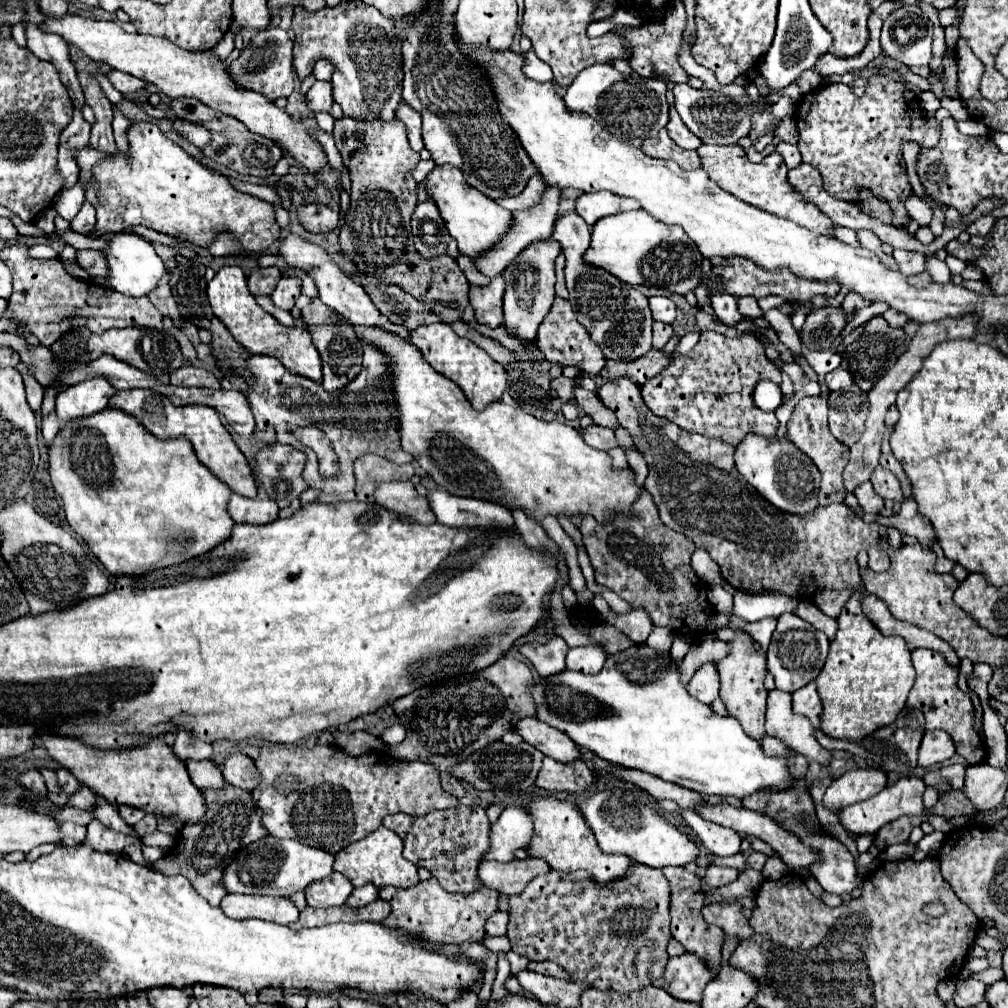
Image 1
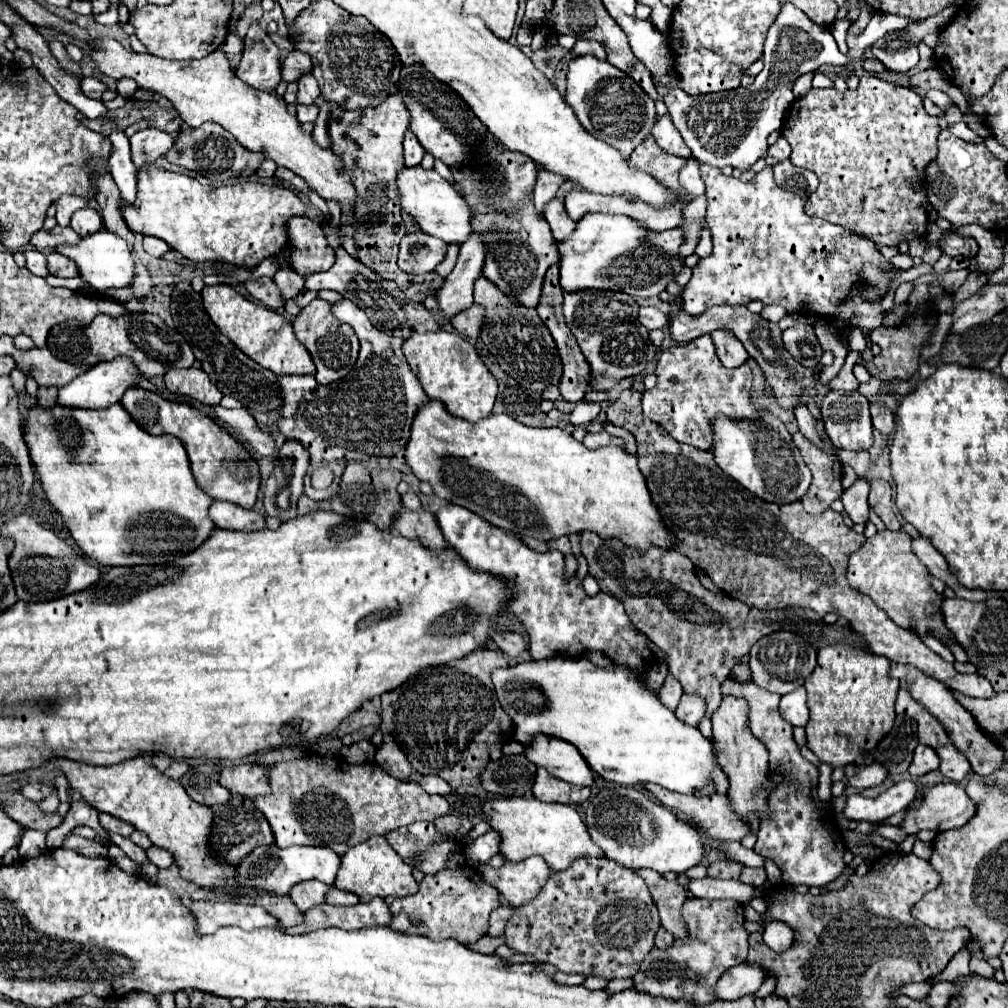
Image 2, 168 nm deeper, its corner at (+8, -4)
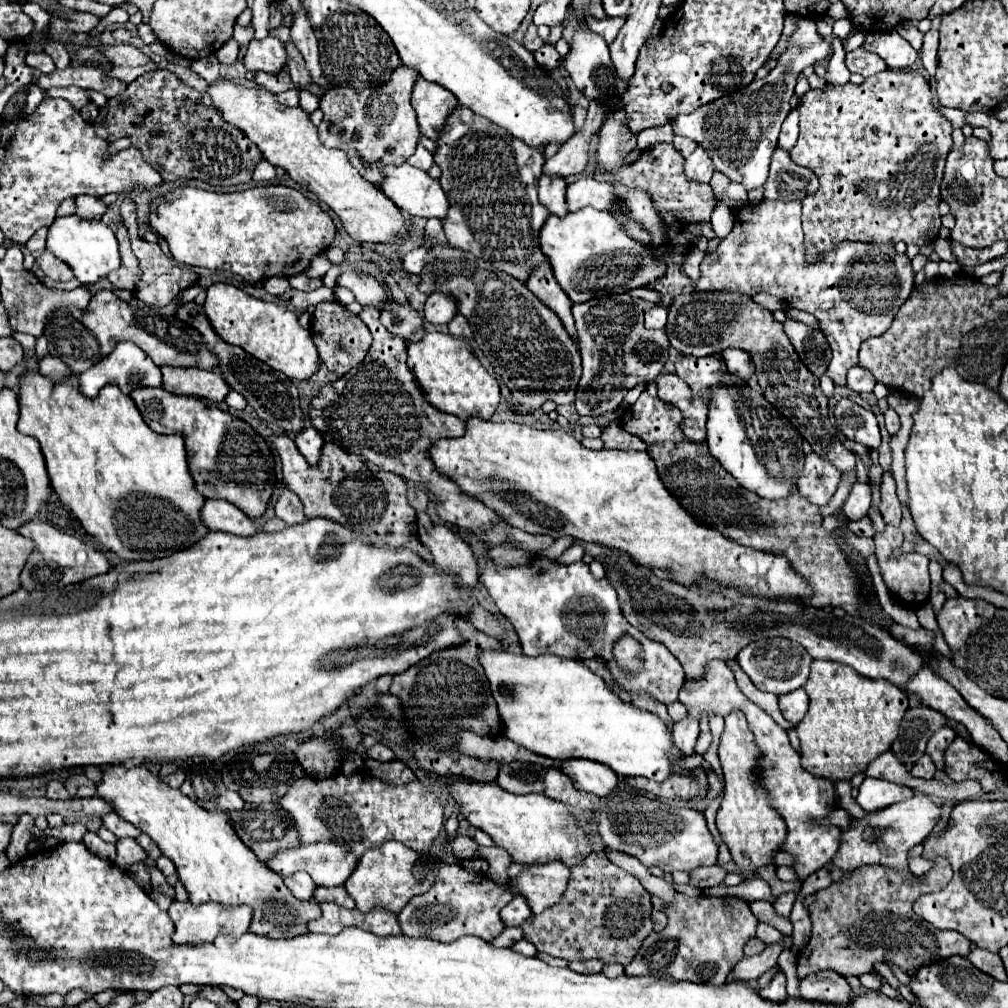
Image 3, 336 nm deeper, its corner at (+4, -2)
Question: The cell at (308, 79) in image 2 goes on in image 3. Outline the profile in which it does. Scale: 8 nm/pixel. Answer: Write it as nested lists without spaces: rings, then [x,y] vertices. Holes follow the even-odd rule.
[[[292,42],[286,44],[286,50],[288,50],[288,74],[292,76],[292,82],[298,90],[304,90],[312,84],[312,76],[308,74],[306,66],[304,66],[304,58],[300,58],[300,52],[296,50],[296,46],[292,46]]]

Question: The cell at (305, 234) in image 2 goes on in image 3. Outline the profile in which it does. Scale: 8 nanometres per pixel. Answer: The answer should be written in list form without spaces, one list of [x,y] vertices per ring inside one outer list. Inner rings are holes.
[[[318,254],[316,258],[312,258],[312,262],[310,262],[310,266],[306,268],[306,272],[304,274],[308,274],[308,278],[322,278],[328,270],[330,270],[330,260],[328,260],[328,256],[326,254]]]

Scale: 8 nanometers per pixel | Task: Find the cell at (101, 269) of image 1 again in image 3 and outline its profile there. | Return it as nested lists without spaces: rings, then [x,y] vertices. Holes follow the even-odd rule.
[[[48,250],[42,252],[36,262],[38,262],[40,268],[44,270],[44,274],[46,274],[48,278],[52,278],[52,280],[62,280],[62,282],[66,282],[66,280],[72,280],[72,278],[74,278],[74,274],[72,274],[72,270],[68,270],[66,262],[56,260],[54,254],[48,252]]]

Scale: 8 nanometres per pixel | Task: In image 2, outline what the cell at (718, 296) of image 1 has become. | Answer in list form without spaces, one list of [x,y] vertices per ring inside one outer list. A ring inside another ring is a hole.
[[[712,332],[712,340],[716,346],[716,354],[720,358],[720,362],[726,368],[738,368],[748,360],[748,352],[744,350],[744,346],[730,334],[730,332]]]

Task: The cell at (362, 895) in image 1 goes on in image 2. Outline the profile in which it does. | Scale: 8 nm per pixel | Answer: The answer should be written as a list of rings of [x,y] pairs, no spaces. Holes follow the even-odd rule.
[[[332,886],[332,888],[328,890],[328,894],[326,894],[326,902],[328,902],[328,904],[334,904],[334,906],[354,906],[354,904],[358,904],[360,900],[358,900],[354,894],[342,892],[342,890],[338,890],[336,886]]]

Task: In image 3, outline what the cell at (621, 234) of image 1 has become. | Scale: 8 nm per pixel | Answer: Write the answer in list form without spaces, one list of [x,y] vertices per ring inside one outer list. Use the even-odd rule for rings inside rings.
[[[584,208],[578,212],[570,212],[566,218],[550,216],[546,220],[540,232],[540,248],[550,258],[556,280],[572,302],[586,302],[602,294],[620,294],[620,292],[628,292],[634,288],[644,288],[660,280],[662,274],[666,274],[666,264],[660,256],[656,256],[656,250],[652,246],[646,246],[640,240],[634,240],[630,234],[626,234],[618,218],[620,216],[614,216],[608,210]]]

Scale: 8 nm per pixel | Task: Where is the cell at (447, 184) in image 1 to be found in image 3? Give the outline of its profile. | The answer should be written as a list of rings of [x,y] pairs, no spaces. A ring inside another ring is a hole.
[[[410,164],[384,168],[382,192],[412,216],[444,220],[450,210],[440,180]]]

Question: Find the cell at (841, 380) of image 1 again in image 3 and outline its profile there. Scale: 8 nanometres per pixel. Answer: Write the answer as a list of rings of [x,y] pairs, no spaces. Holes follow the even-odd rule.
[[[854,366],[852,370],[848,370],[848,382],[846,382],[846,386],[848,386],[850,390],[860,392],[860,394],[862,394],[862,392],[872,392],[874,384],[876,384],[876,378],[874,378],[866,368]]]

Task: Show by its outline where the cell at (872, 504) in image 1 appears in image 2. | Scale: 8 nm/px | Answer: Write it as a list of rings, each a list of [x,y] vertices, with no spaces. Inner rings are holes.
[[[858,478],[842,494],[844,510],[850,516],[850,520],[856,524],[868,522],[868,490],[870,490],[870,484],[864,478]]]

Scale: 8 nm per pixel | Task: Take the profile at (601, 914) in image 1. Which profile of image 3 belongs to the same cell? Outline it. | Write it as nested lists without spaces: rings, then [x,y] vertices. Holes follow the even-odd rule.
[[[604,850],[588,854],[582,862],[570,868],[570,880],[562,894],[562,900],[554,906],[546,908],[542,914],[534,914],[520,924],[524,932],[524,940],[532,942],[538,952],[546,952],[556,958],[564,958],[568,962],[574,960],[600,960],[604,964],[622,964],[632,962],[636,952],[640,950],[644,938],[654,930],[652,922],[652,900],[650,894],[644,890],[638,878],[630,876],[628,872],[620,870],[616,864],[610,862]]]

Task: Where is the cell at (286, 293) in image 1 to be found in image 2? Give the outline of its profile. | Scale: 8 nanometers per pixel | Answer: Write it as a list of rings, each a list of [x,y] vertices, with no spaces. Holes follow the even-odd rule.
[[[280,268],[274,276],[274,282],[278,284],[278,288],[286,300],[296,298],[300,294],[300,290],[304,288],[304,278],[298,276],[292,268]]]

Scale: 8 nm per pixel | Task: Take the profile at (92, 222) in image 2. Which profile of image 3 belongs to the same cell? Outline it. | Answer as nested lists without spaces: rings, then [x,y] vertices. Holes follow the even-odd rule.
[[[76,196],[76,216],[82,220],[100,220],[106,212],[106,204],[92,196]]]

